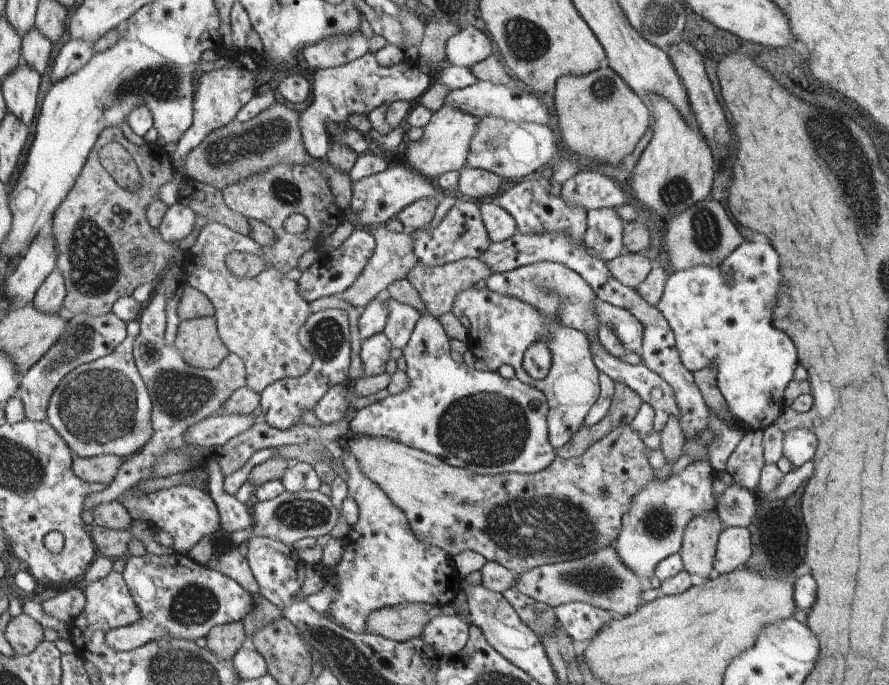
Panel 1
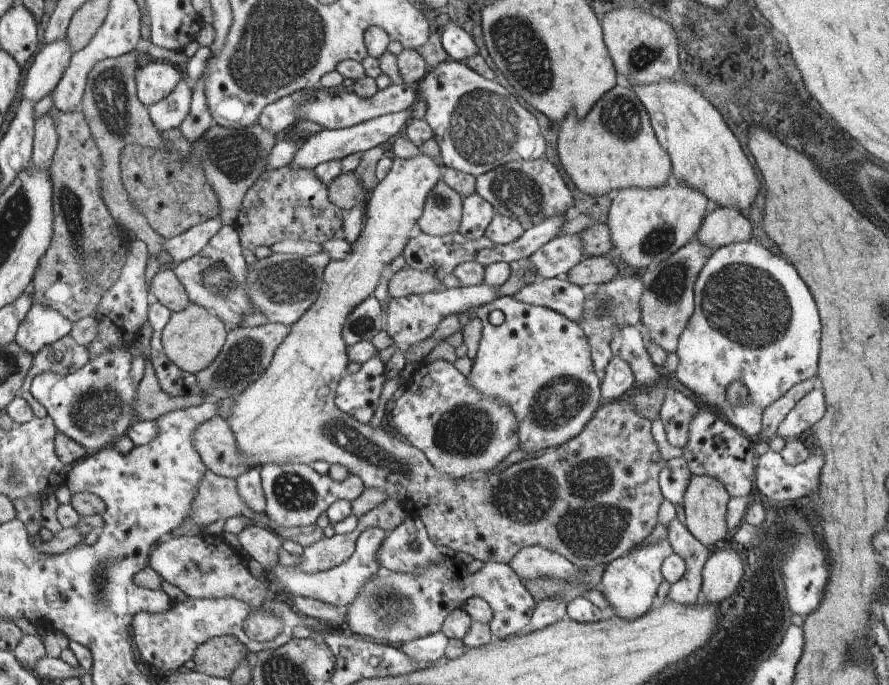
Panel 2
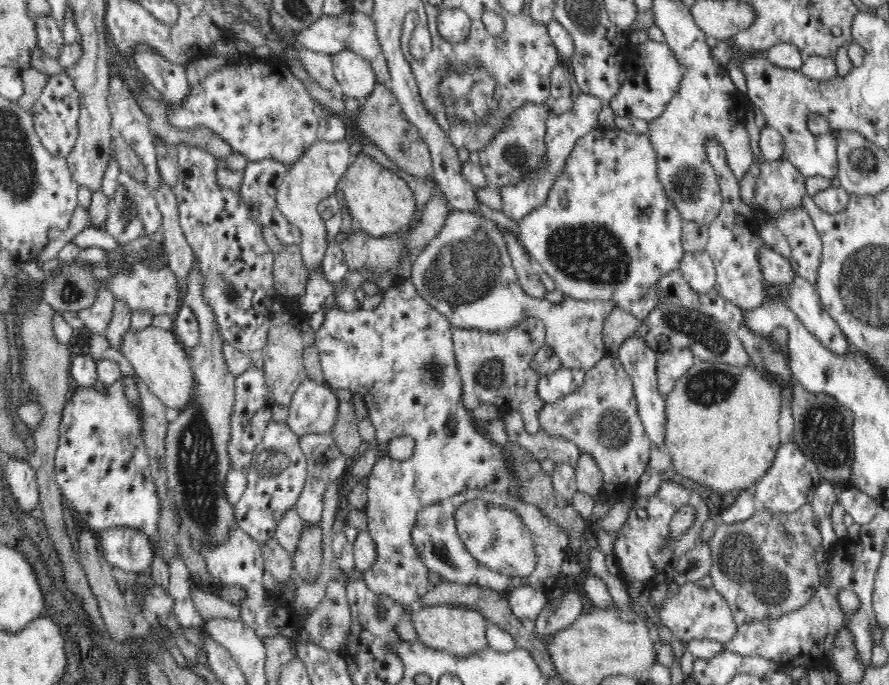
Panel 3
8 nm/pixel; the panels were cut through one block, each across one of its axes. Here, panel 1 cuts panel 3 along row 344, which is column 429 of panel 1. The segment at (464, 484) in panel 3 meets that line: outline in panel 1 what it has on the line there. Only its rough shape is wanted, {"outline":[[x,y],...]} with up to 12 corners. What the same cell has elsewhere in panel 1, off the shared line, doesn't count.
{"outline":[[421,315],[408,388],[348,424],[472,474],[556,454],[547,400],[458,364]]}

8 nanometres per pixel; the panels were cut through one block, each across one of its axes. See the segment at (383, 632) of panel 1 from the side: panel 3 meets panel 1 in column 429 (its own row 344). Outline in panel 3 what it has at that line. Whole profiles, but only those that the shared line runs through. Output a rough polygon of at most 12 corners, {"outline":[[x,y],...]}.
{"outline":[[616,309],[605,321],[603,341],[609,355],[637,334],[641,320]]}

